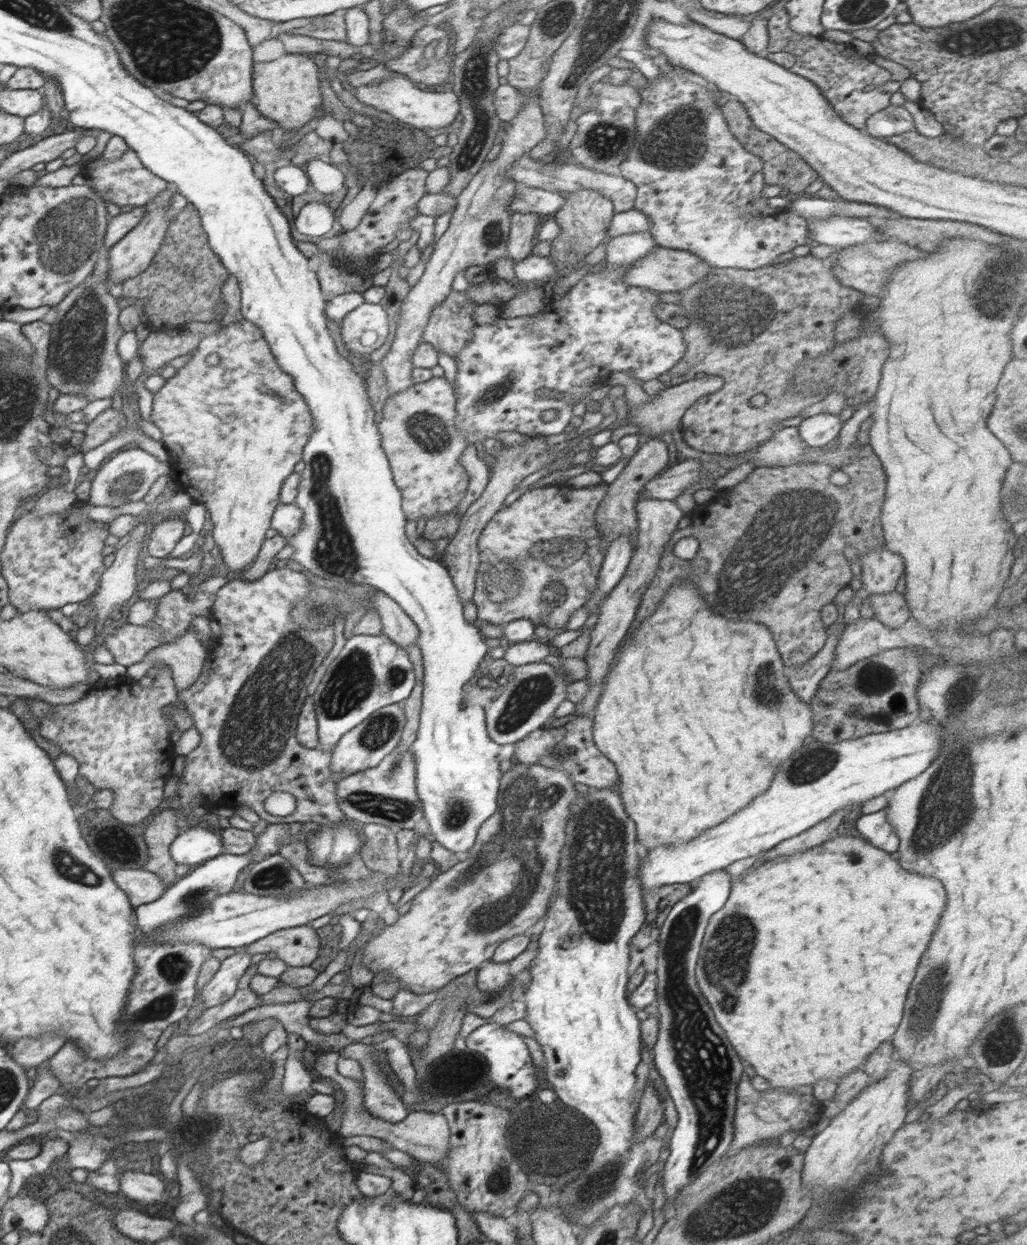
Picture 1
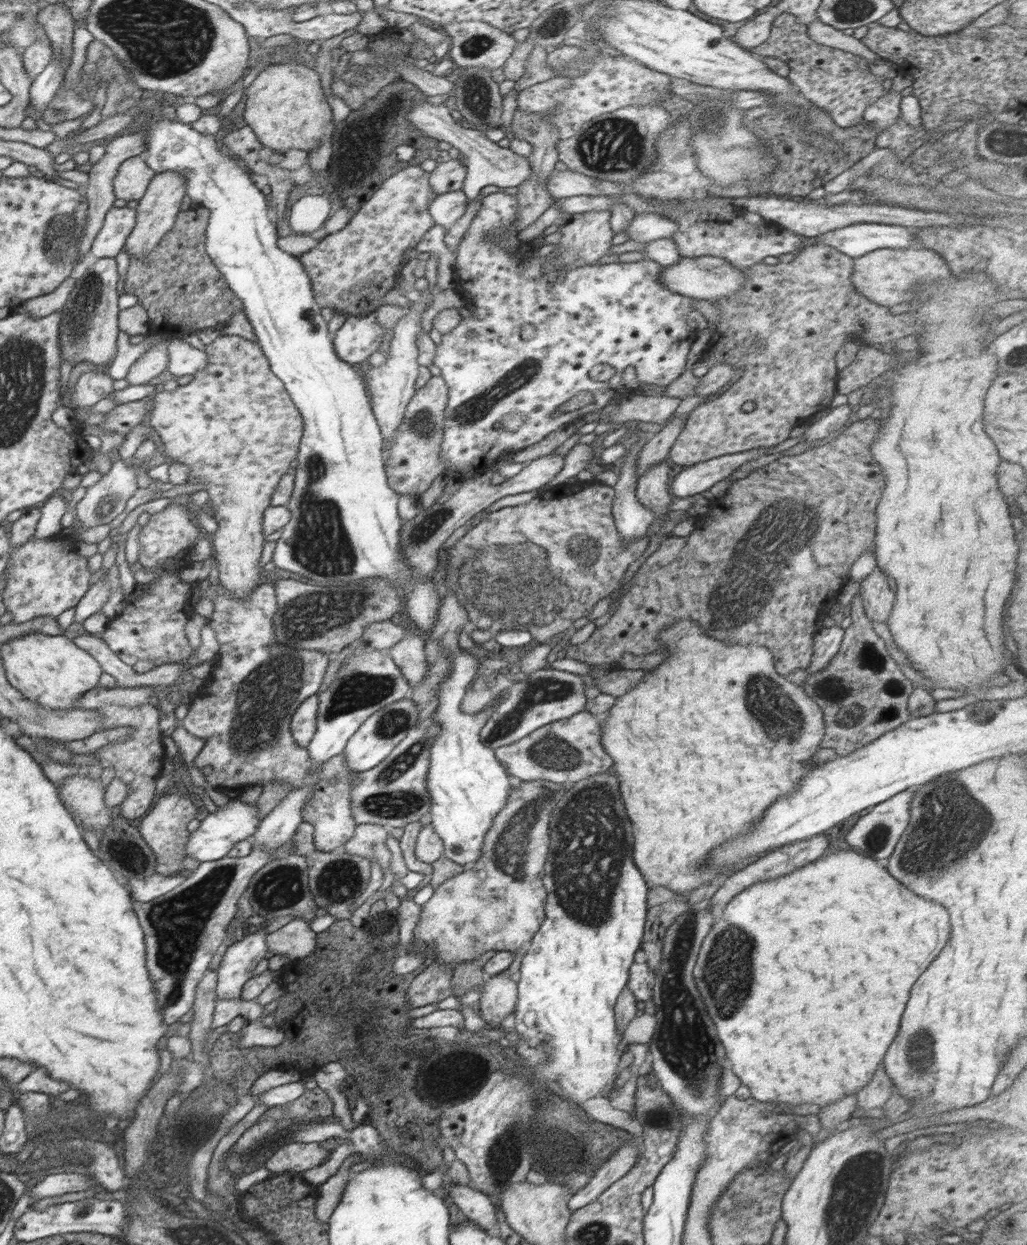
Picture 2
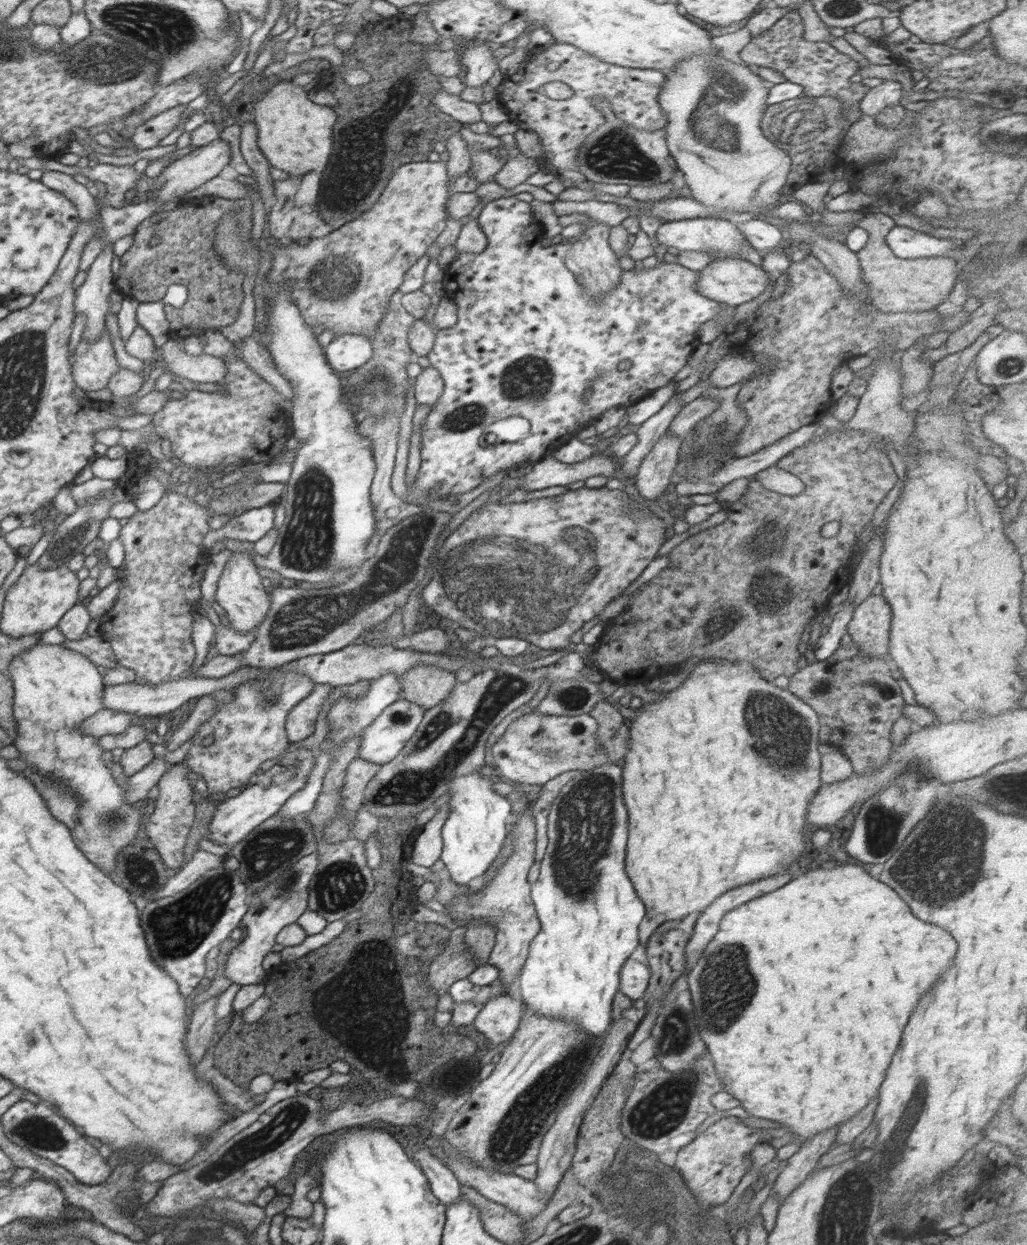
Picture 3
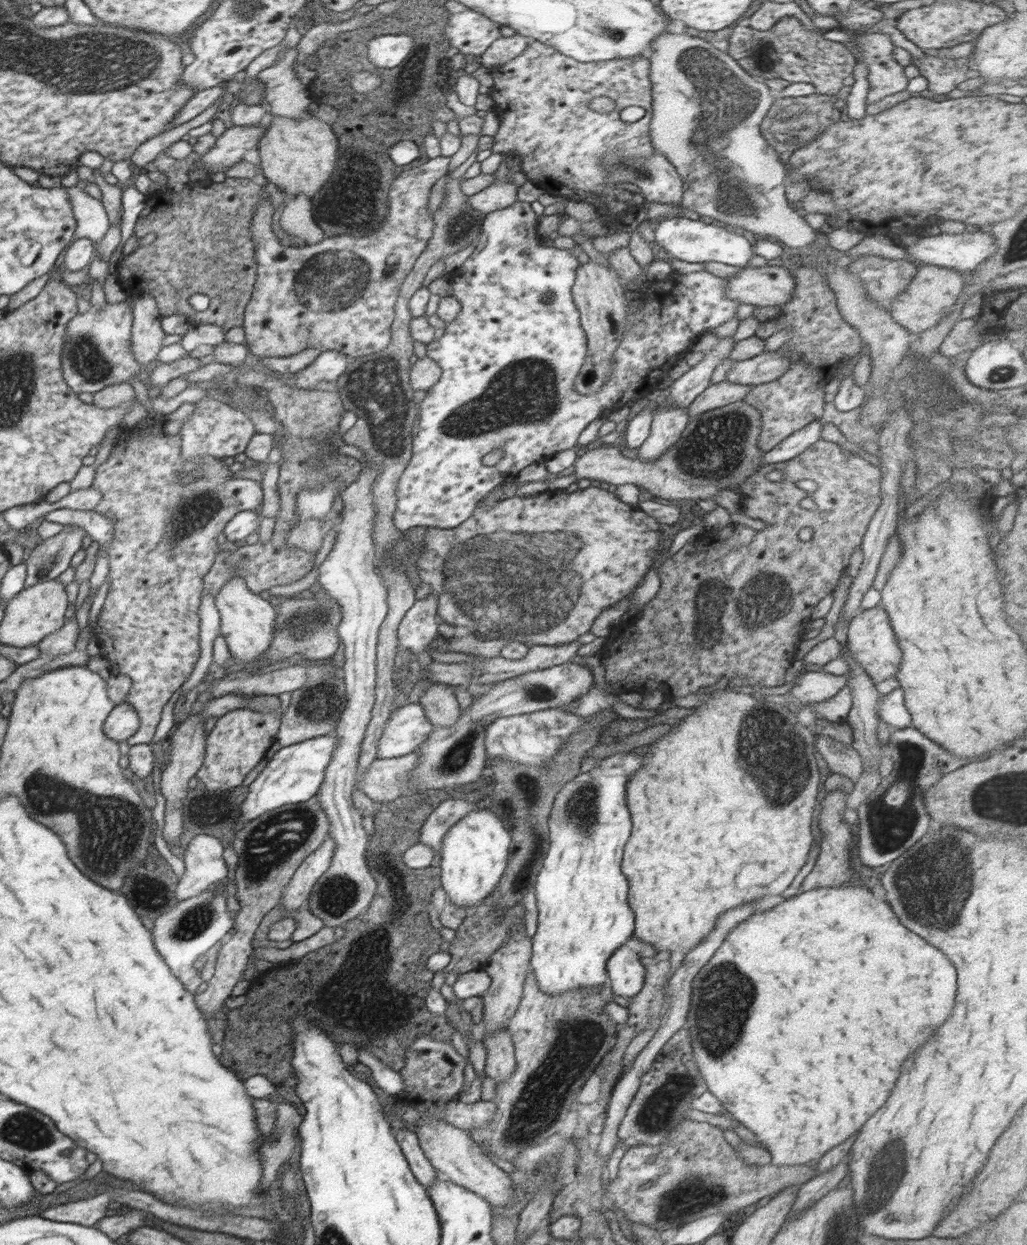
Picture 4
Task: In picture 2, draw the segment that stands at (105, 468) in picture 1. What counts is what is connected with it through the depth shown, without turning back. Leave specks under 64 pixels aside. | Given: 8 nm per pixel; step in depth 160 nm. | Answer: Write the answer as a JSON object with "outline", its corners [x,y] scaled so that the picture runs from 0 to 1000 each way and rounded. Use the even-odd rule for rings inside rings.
{"outline":[[[111,370],[107,378],[100,382],[99,385],[90,391],[86,391],[84,398],[74,406],[75,416],[78,418],[76,424],[90,424],[96,421],[106,421],[111,418],[123,406],[123,402],[135,392],[132,388],[132,380],[123,374],[121,370]]]}

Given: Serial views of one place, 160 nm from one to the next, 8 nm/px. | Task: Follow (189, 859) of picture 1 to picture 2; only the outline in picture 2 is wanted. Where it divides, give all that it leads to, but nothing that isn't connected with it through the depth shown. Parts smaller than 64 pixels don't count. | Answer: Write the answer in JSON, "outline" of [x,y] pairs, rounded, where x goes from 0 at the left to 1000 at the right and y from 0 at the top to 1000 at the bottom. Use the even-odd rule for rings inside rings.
{"outline":[[[231,641],[224,642],[222,646],[212,648],[208,653],[204,653],[196,659],[195,664],[184,671],[181,684],[183,688],[195,692],[213,692],[220,688],[224,682],[239,673],[245,673],[254,661],[250,645],[241,646]]]}

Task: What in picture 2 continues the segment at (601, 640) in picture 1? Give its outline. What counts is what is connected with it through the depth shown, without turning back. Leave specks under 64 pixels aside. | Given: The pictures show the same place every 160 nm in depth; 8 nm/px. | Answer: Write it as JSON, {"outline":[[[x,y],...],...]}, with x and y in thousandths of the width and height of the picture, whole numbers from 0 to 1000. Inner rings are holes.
{"outline":[[[650,368],[629,377],[620,386],[619,398],[625,406],[638,411],[638,418],[648,413],[648,408],[654,405],[652,394],[652,375]]]}

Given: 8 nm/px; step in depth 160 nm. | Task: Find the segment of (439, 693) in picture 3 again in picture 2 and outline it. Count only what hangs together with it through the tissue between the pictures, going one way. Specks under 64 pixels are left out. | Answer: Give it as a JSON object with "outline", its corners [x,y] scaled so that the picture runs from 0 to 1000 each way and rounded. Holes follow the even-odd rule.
{"outline":[[[396,506],[395,512],[378,522],[382,530],[391,539],[400,553],[407,551],[415,544],[417,533],[414,525],[415,512],[406,506]]]}

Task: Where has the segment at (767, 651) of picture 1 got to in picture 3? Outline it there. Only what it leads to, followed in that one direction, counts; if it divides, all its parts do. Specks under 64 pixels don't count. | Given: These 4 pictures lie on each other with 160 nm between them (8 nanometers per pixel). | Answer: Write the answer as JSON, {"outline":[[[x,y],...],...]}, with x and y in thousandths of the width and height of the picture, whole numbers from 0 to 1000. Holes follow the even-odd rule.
{"outline":[[[688,529],[671,539],[670,545],[662,552],[648,557],[648,560],[645,560],[639,565],[622,565],[619,564],[619,567],[625,566],[628,569],[617,578],[611,578],[611,603],[604,614],[607,617],[605,634],[608,646],[613,655],[613,668],[611,668],[613,678],[610,681],[610,691],[611,691],[610,700],[619,713],[619,718],[627,725],[630,737],[647,736],[647,741],[652,741],[652,739],[664,739],[676,733],[682,734],[703,716],[709,716],[722,710],[730,710],[734,707],[746,706],[765,700],[767,696],[777,691],[777,688],[786,680],[783,667],[786,665],[784,662],[787,647],[801,628],[799,627],[799,606],[797,605],[798,583],[795,571],[775,558],[742,545],[738,538],[728,531],[693,532]]]}

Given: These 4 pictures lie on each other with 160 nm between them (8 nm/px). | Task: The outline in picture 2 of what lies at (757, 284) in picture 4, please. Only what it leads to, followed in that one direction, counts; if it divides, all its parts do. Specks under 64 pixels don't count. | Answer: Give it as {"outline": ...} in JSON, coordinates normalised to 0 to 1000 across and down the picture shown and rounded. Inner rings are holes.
{"outline":[[[695,206],[666,206],[662,210],[647,214],[642,224],[654,235],[673,240],[691,242],[712,239],[713,237],[720,236],[720,234],[723,233],[724,227],[727,227],[722,216]]]}

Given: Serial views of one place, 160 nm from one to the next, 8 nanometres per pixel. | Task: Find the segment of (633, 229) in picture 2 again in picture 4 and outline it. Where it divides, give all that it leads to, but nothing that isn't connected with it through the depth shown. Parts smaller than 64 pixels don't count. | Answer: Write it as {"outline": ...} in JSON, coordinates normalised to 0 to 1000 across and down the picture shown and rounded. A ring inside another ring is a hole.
{"outline":[[[650,174],[637,184],[638,194],[652,206],[671,211],[697,210],[705,213],[724,215],[734,205],[733,191],[727,188],[701,182],[687,176],[673,177],[668,174]]]}

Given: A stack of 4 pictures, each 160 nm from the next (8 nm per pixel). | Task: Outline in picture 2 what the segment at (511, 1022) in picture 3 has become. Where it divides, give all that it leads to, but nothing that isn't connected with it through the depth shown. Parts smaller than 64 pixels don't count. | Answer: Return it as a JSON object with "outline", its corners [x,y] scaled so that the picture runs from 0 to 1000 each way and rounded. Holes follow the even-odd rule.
{"outline":[[[482,782],[472,786],[467,801],[467,814],[472,824],[487,825],[491,818],[502,811],[504,805],[503,786]]]}

